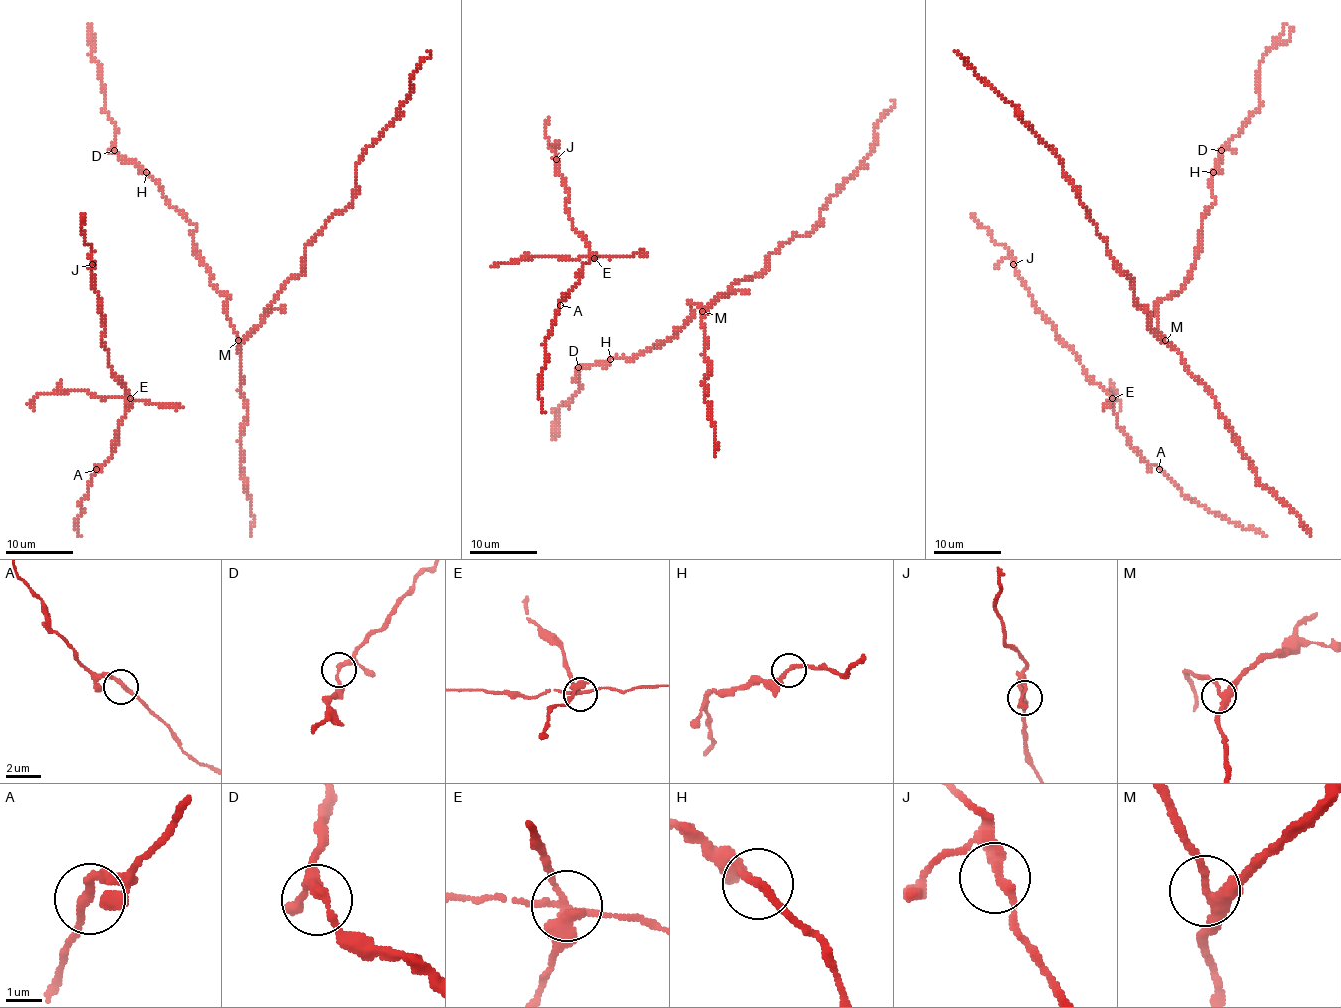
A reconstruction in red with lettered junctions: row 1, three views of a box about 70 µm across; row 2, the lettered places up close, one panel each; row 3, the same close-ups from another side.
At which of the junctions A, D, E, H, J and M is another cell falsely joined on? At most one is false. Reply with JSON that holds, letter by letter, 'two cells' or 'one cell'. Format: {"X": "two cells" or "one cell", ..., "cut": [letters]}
{"A": "one cell", "D": "one cell", "E": "two cells", "H": "one cell", "J": "one cell", "M": "one cell", "cut": ["E"]}

